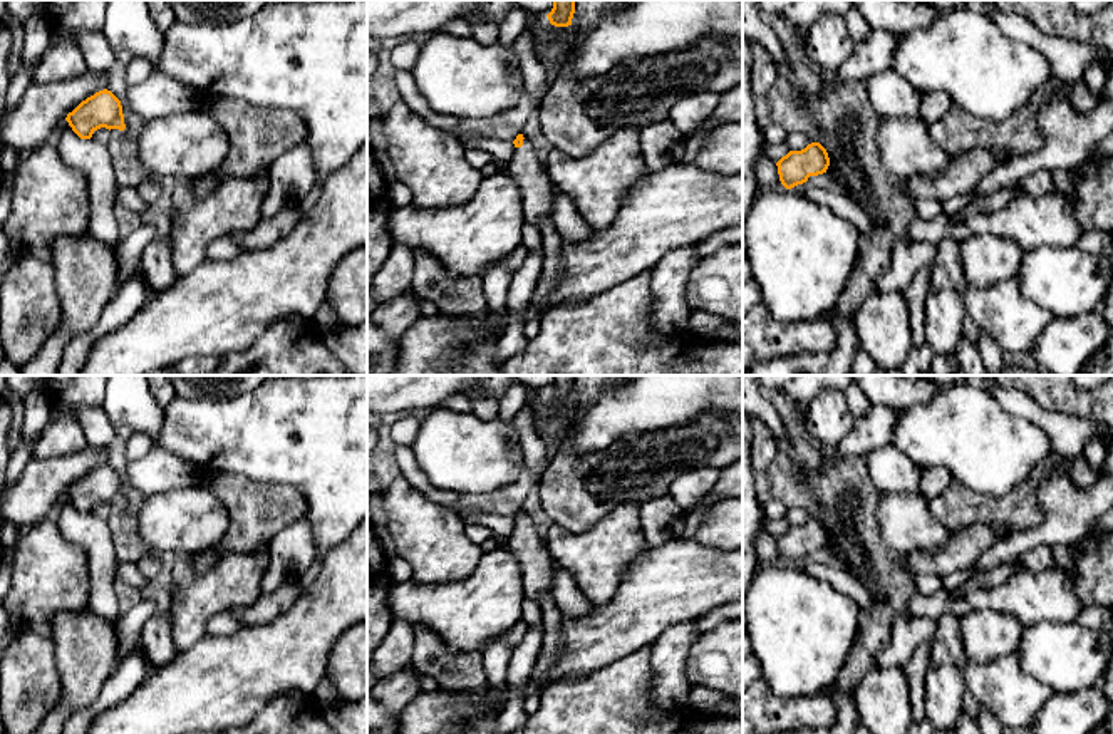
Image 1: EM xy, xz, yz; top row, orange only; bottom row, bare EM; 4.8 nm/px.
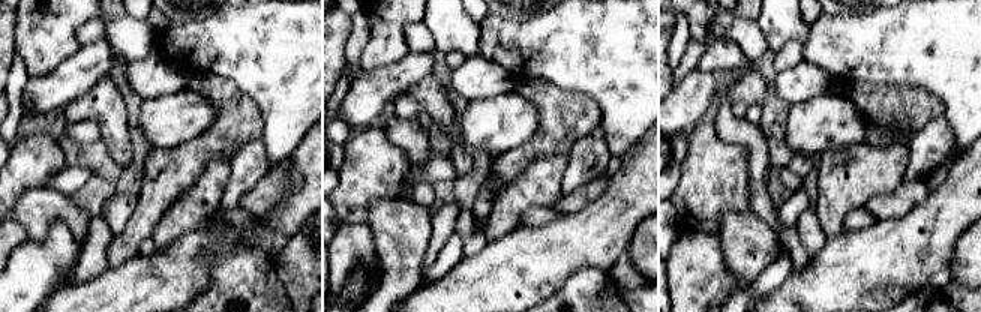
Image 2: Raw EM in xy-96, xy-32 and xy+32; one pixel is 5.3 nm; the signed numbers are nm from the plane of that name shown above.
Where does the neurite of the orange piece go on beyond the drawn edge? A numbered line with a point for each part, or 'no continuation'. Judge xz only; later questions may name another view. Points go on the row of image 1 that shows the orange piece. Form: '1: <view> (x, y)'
1: xz (537, 190)

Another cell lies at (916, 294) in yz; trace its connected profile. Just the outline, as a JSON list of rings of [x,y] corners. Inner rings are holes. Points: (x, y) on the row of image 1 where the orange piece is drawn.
[[[930,265],[922,266],[910,285],[903,290],[903,297],[910,308],[910,322],[914,325],[914,347],[924,345],[925,339],[925,298],[929,293]]]

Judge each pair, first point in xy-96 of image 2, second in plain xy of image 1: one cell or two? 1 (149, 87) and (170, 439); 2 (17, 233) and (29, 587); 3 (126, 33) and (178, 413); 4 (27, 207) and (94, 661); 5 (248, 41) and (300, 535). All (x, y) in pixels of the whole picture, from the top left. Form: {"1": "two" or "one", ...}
{"1": "two", "2": "two", "3": "two", "4": "one", "5": "two"}

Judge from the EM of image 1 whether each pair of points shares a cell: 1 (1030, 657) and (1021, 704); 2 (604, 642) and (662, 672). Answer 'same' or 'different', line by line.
1: different
2: different

